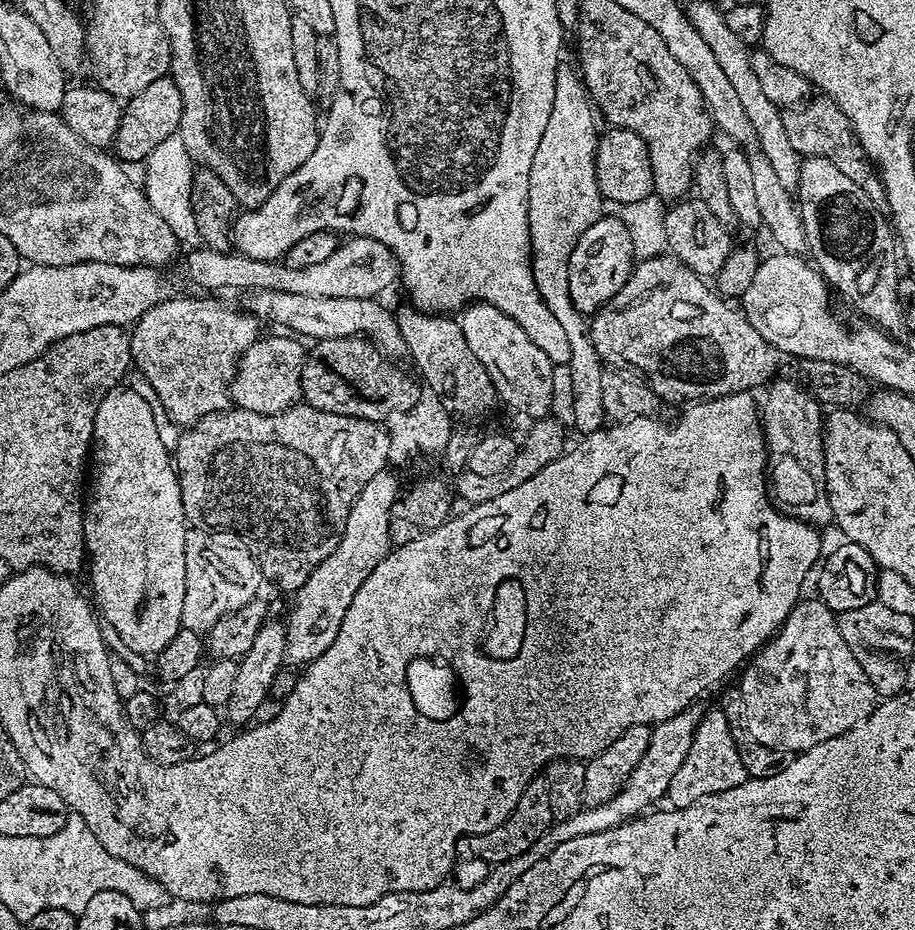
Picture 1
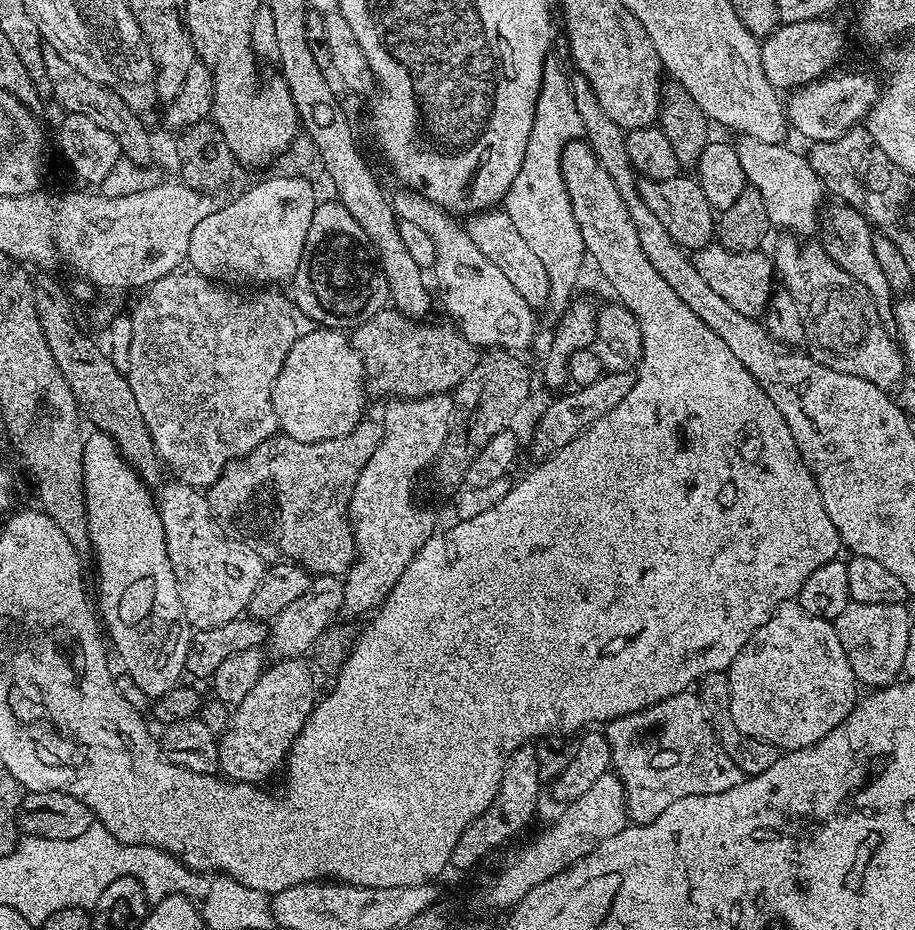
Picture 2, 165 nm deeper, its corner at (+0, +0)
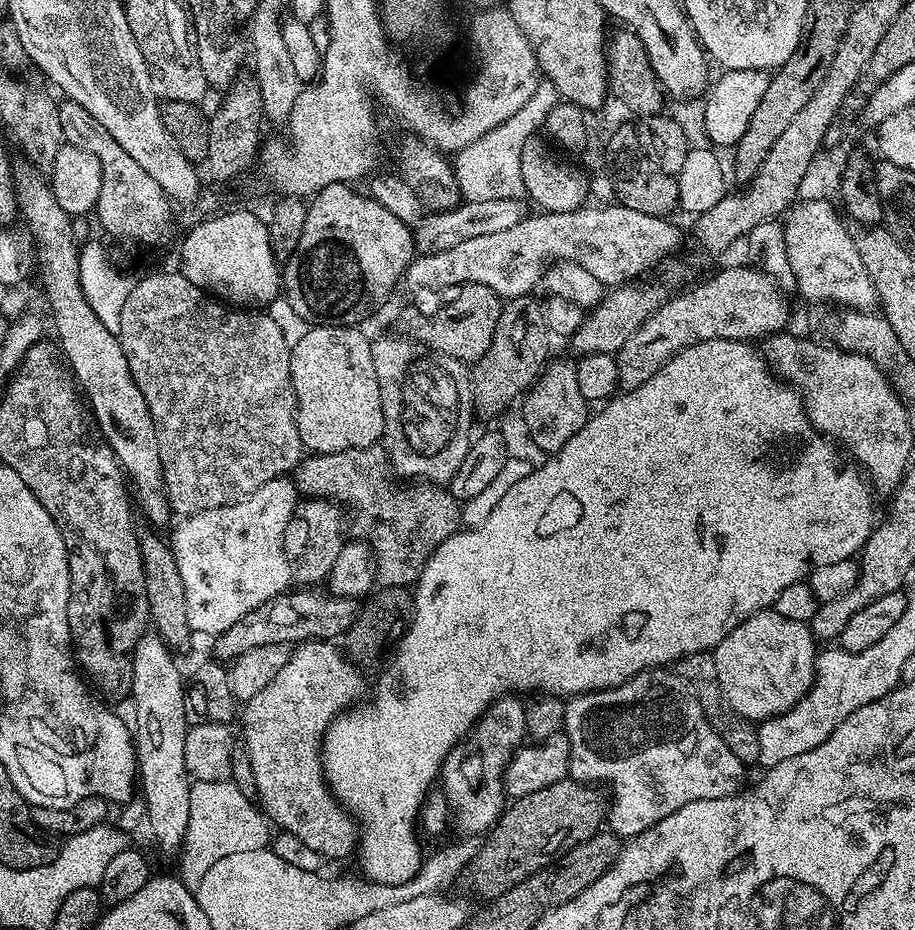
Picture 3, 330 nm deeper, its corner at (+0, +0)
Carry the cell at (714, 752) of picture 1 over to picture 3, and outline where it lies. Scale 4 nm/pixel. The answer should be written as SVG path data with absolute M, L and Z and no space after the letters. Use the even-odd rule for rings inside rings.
M667 667L645 668L617 688L571 697L564 705L562 731L568 737L569 777L597 786L608 784L610 803L606 824L621 838L631 838L653 828L662 818L686 806L686 802L732 796L745 783L746 765L730 754L730 746L712 729L688 683Z

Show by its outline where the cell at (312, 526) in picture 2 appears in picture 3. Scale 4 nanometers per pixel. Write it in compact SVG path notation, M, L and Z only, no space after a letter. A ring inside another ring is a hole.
M383 443L342 450L334 454L309 455L301 459L299 468L295 469L294 483L301 497L334 500L351 513L351 523L352 520L356 523L355 535L366 538L366 543L372 550L372 559L376 565L375 583L380 588L408 588L415 585L434 550L462 528L461 501L455 500L447 487L427 482L413 483L413 488L407 488L404 485L407 483L404 482L396 485L398 480Z

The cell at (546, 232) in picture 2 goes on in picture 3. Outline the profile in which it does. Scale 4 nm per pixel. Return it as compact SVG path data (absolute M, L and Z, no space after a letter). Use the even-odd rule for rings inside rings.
M542 82L536 87L536 92L530 98L530 102L526 102L526 106L518 110L518 114L506 118L502 126L490 130L478 142L455 153L456 181L465 201L520 200L525 195L522 178L522 146L526 146L526 142L541 131L545 118L557 103L556 87Z

